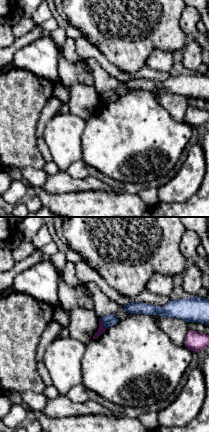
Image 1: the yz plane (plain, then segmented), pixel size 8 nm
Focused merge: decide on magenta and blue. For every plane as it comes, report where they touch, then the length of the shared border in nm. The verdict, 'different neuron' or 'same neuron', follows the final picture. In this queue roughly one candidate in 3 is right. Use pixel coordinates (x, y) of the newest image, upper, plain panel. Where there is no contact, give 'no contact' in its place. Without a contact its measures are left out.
contact (101, 99); length 110 nm

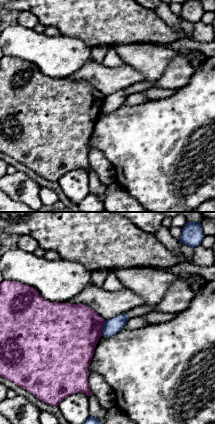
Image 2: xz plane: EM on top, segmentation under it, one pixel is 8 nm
contact (102, 104); length 120 nm

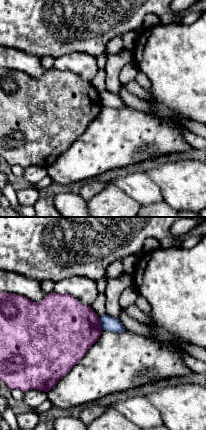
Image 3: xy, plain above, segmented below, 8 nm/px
contact (100, 100); length 100 nm

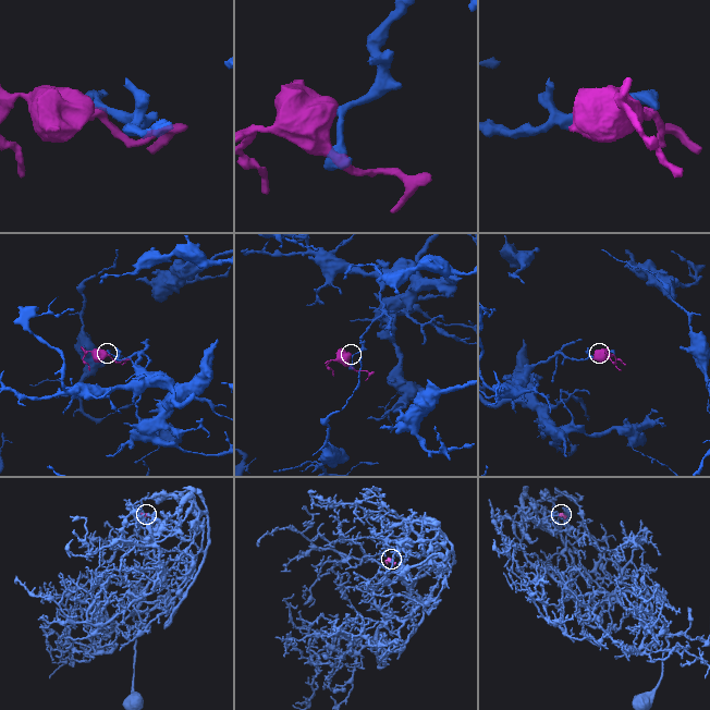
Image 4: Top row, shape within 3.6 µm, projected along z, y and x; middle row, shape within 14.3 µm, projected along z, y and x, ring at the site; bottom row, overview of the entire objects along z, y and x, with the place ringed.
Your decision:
different neuron

